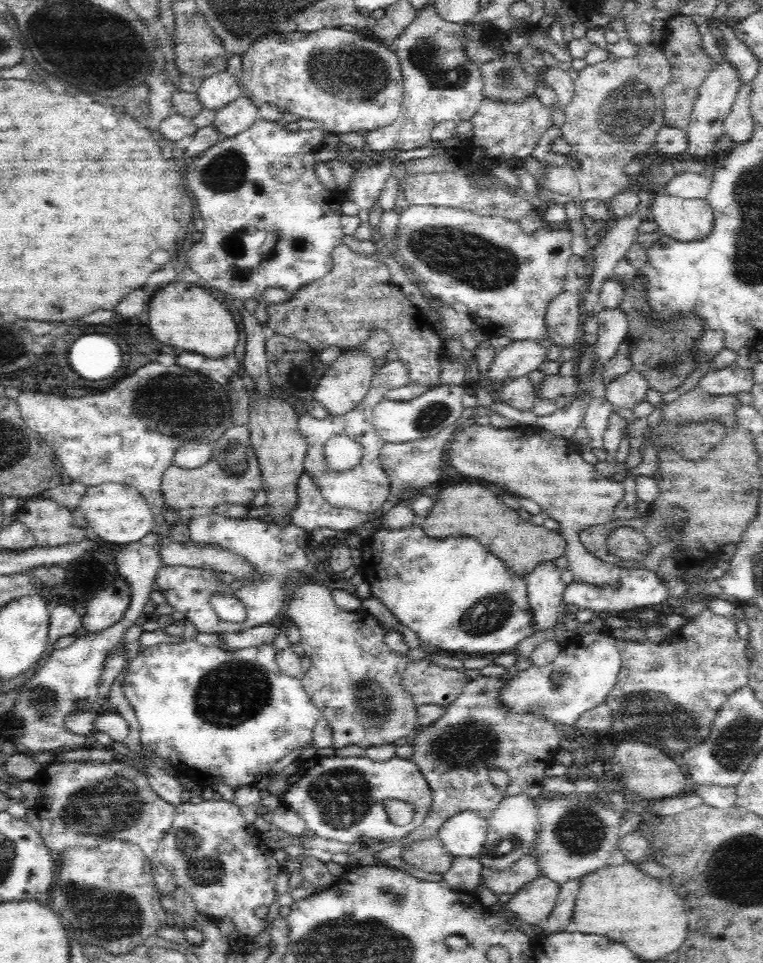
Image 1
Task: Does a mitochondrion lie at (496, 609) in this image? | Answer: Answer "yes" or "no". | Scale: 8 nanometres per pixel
yes

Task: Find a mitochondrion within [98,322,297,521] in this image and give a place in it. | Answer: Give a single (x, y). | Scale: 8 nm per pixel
(163, 388)

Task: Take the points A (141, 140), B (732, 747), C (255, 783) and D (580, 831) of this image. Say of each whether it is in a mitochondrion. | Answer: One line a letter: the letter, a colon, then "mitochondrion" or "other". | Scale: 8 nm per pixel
A: other
B: mitochondrion
C: other
D: mitochondrion

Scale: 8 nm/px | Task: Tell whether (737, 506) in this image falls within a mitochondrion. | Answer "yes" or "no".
no

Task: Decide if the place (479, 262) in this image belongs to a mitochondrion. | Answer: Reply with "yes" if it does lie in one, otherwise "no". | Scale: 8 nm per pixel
yes

